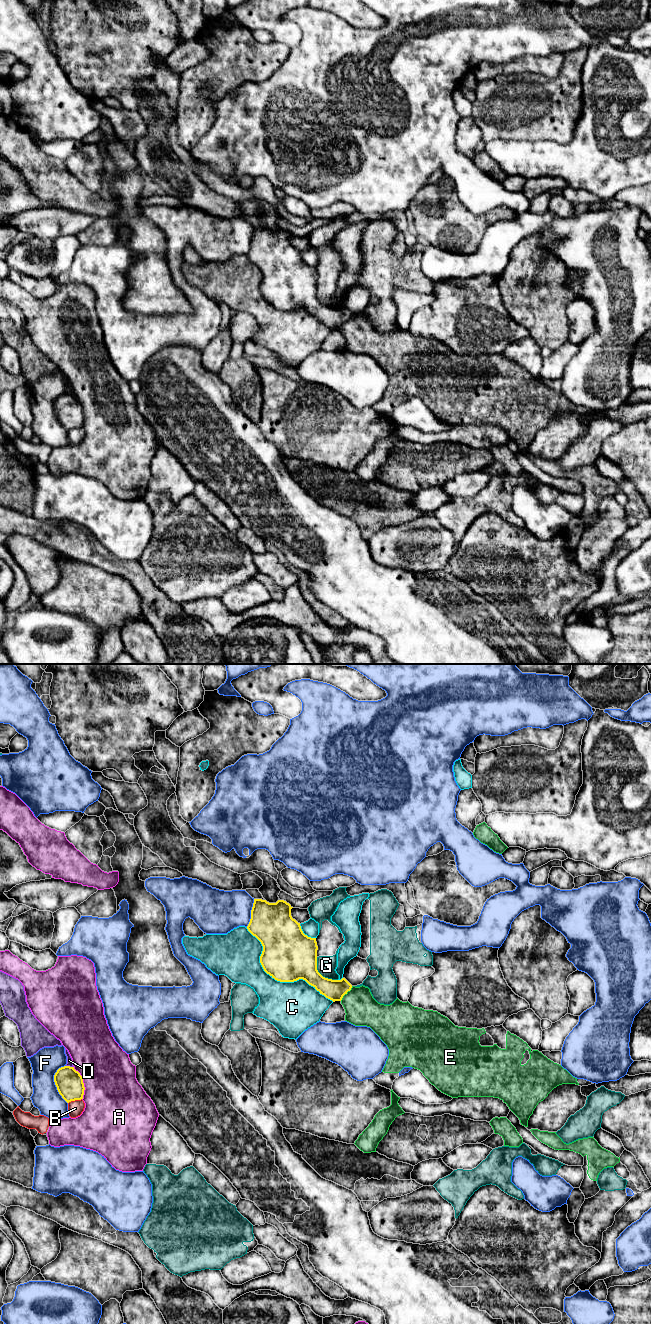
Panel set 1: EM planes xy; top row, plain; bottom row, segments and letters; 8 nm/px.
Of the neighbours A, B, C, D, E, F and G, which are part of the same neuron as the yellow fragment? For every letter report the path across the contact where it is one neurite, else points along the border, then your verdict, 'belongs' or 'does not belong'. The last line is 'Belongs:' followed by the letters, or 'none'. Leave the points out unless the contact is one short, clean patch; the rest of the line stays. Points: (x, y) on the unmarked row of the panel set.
A: border xy (73, 395), (82, 406), (84, 415), (82, 427); does not belong
B: does not belong
C: does not belong
D: does not belong
E: border xy (352, 314), (340, 328); does not belong
F: does not belong
G: does not belong
Belongs: none

